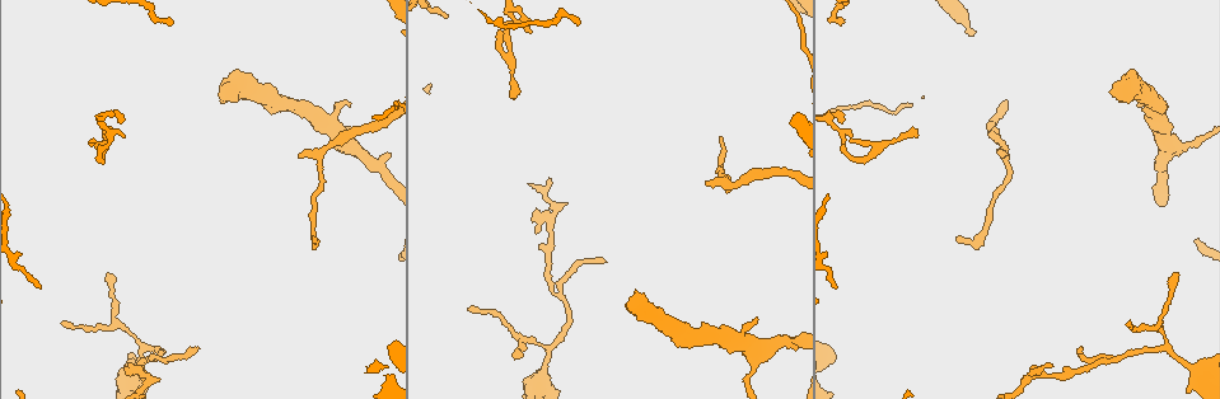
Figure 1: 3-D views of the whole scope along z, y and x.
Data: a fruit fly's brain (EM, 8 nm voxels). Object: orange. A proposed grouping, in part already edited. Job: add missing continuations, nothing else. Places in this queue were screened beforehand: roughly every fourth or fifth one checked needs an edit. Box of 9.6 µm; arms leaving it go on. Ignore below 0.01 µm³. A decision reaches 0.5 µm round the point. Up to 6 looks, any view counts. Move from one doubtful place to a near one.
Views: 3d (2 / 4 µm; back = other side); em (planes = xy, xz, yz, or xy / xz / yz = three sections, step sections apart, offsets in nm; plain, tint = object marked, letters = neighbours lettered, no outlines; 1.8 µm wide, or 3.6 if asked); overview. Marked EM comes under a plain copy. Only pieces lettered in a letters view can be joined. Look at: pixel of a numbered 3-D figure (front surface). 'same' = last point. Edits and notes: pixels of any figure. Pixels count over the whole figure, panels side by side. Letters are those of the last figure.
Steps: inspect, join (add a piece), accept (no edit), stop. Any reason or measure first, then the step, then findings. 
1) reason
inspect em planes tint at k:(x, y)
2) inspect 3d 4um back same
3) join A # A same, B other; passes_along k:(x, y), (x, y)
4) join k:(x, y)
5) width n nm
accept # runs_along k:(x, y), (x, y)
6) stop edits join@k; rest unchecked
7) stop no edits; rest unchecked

inspect 3d 2um at 1:(41, 287)

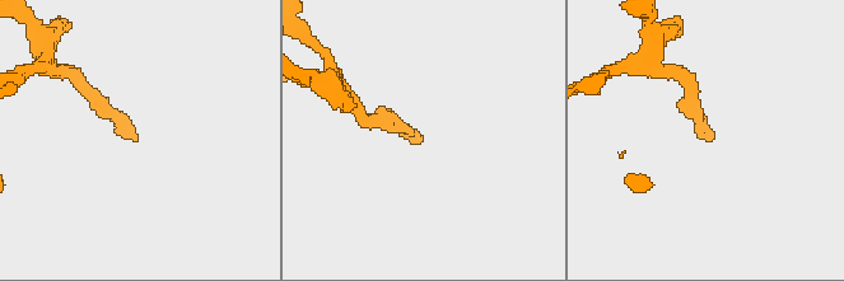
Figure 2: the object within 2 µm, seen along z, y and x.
shape alone is not enough
inspect em yz step 8 tint at 2:(709, 139)

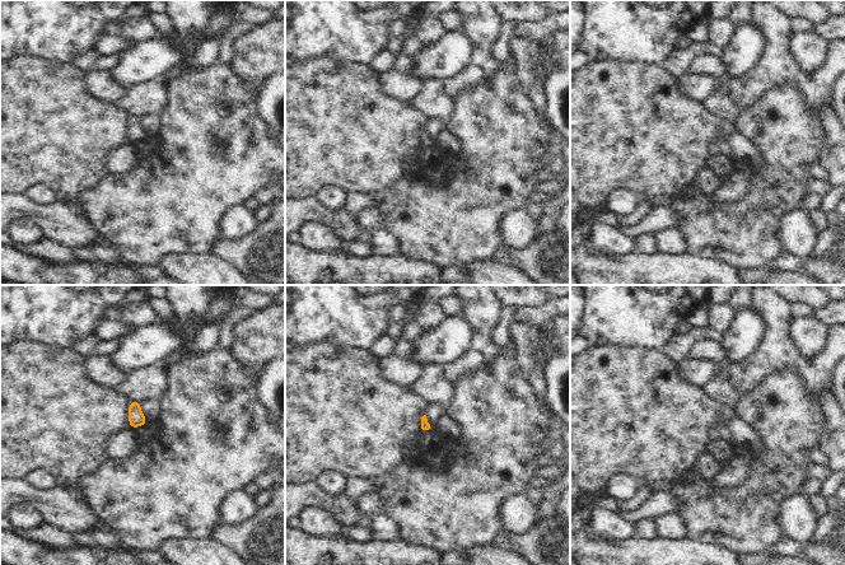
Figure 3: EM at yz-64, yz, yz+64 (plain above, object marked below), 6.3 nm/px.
inspect em planes letters same

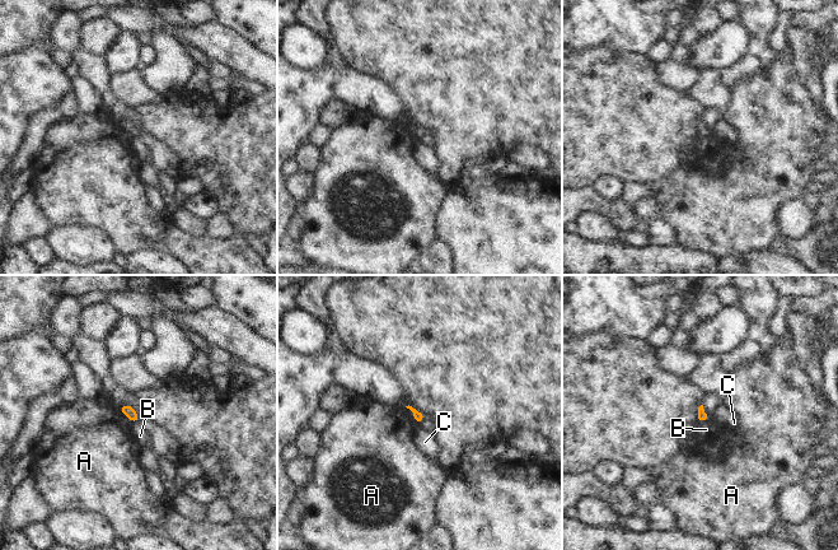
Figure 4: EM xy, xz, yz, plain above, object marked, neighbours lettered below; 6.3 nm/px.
accept # A other, B other, C other; border 4:(710, 419), (701, 423); none of them fits

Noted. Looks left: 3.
an open end
inspect em planes letters at 1:(298, 155)

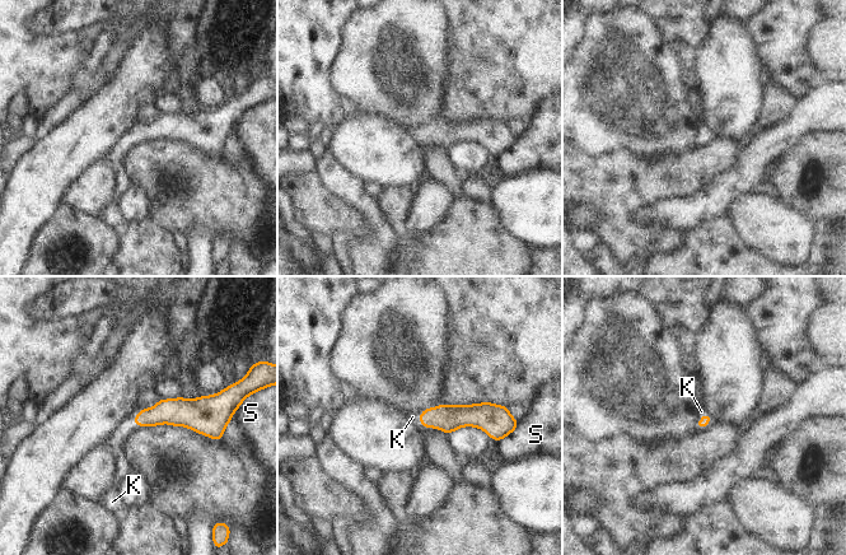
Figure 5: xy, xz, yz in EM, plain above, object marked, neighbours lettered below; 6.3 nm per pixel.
join 5:(412, 416) # K same, S other; passes_along 5:(447, 418), (421, 424), (412, 416); it goes on there

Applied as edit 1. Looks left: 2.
stop edits join@5; rest unchecked

